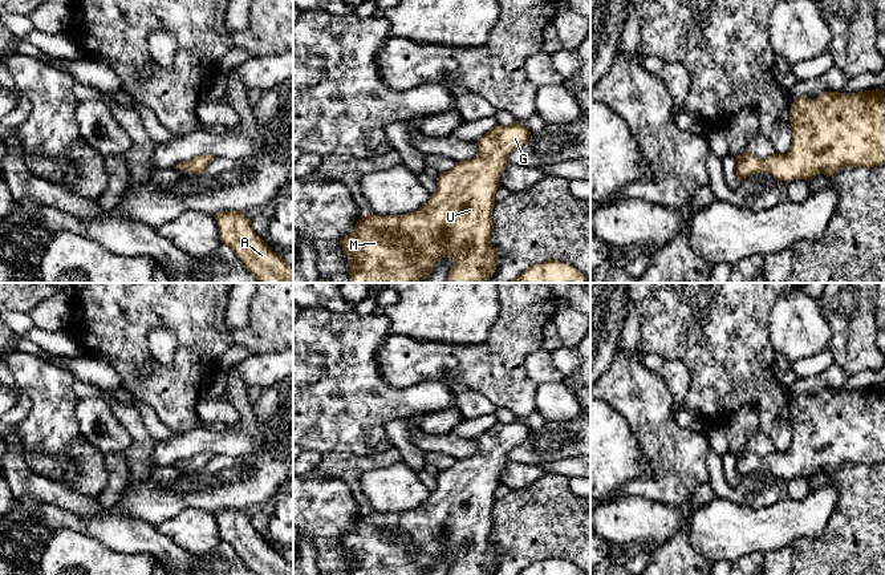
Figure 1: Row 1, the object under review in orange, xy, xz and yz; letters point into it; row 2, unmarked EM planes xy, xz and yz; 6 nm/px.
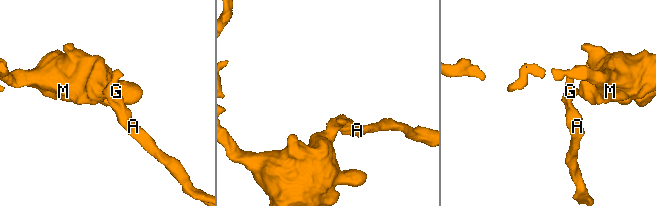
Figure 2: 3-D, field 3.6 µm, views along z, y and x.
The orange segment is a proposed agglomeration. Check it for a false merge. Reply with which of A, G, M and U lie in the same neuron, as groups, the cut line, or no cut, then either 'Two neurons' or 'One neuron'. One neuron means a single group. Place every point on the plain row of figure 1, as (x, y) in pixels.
Groups: A G M U. No split. One neuron

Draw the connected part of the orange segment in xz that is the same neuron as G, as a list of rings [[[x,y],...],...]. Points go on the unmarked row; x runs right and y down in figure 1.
[[[521,420],[513,422],[496,422],[479,438],[479,453],[438,473],[437,489],[426,502],[405,513],[373,513],[364,510],[354,527],[340,538],[349,558],[350,575],[427,575],[434,562],[446,554],[452,555],[448,575],[490,575],[496,564],[496,547],[490,542],[494,529],[492,507],[495,490],[500,485],[499,477],[507,465],[510,450],[520,446],[529,436],[528,426]]]

